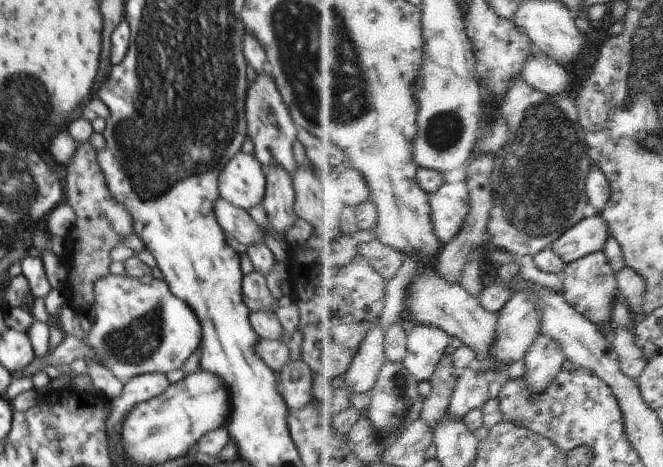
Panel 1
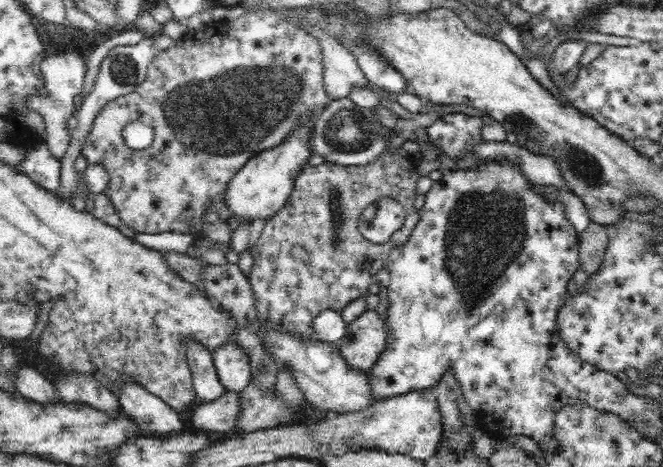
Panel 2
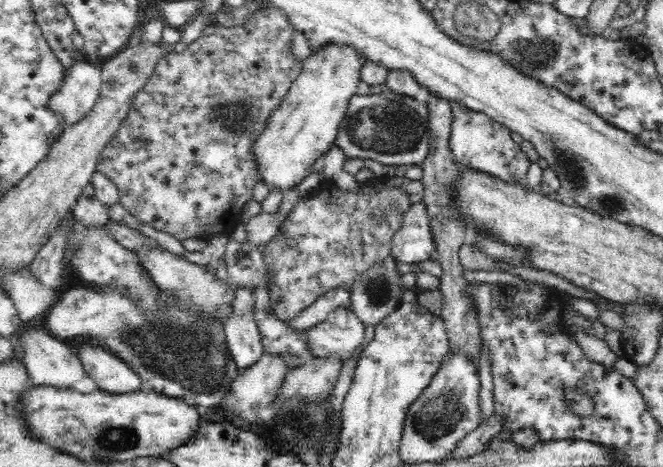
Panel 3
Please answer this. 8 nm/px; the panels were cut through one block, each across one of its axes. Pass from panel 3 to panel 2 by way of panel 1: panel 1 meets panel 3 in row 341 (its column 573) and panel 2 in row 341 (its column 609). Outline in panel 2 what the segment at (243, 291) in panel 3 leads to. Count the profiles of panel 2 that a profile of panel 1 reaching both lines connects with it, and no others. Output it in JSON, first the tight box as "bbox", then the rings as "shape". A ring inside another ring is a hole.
{"bbox":[212,339,252,391],"shape":[[[226,339],[216,345],[212,356],[225,389],[241,391],[252,380],[252,355],[240,339]]]}

